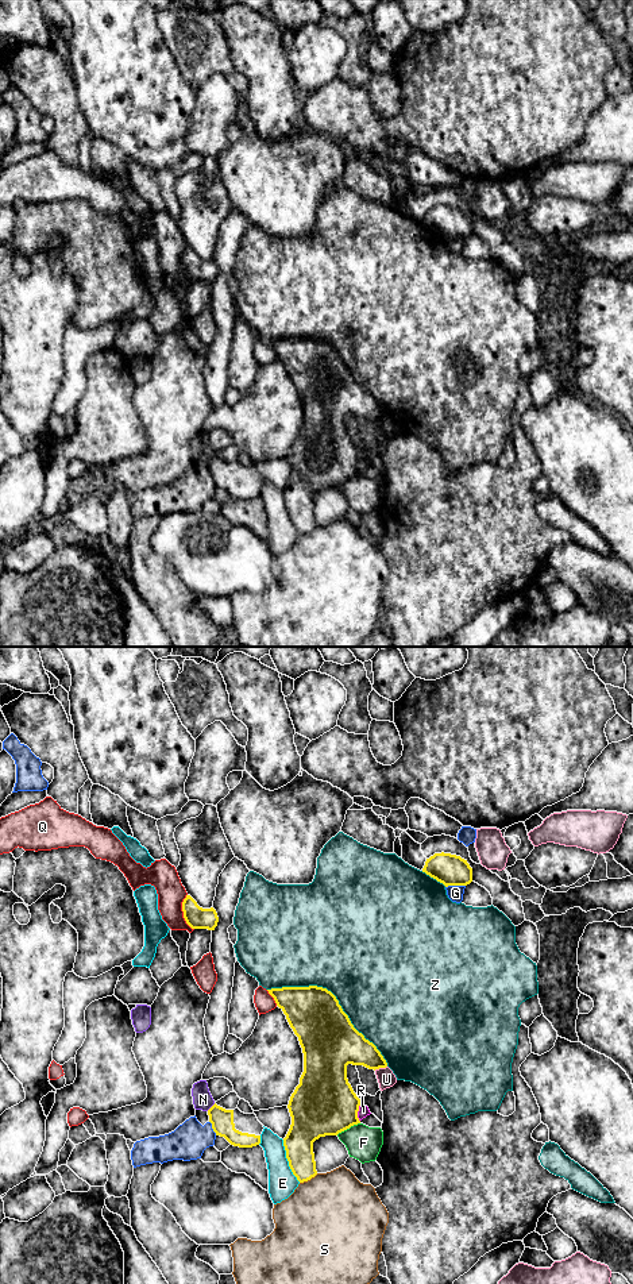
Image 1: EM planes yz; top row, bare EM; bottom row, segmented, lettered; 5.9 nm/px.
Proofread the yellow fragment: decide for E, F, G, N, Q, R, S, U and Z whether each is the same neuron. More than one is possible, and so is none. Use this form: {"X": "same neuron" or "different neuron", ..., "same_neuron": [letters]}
{"E": "different neuron", "F": "different neuron", "G": "different neuron", "N": "different neuron", "Q": "different neuron", "R": "different neuron", "S": "different neuron", "U": "different neuron", "Z": "different neuron", "same_neuron": []}

